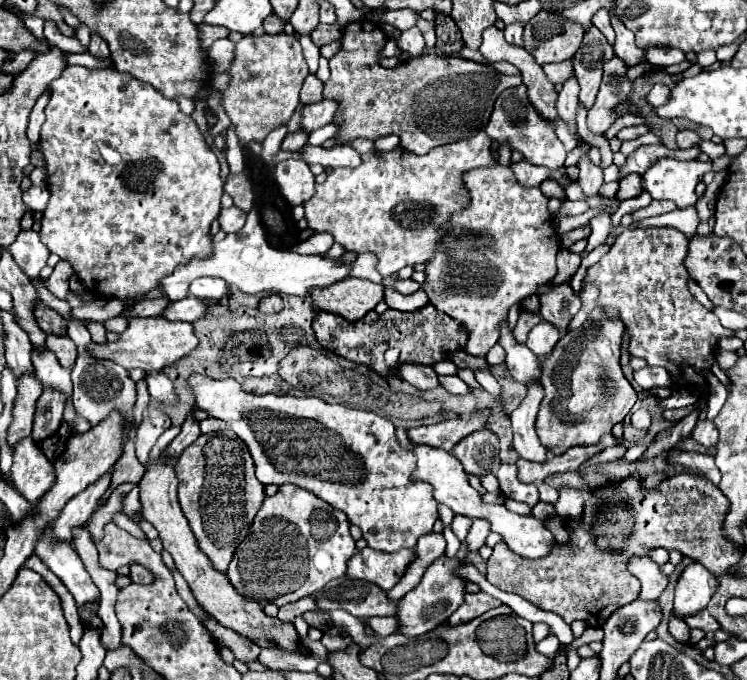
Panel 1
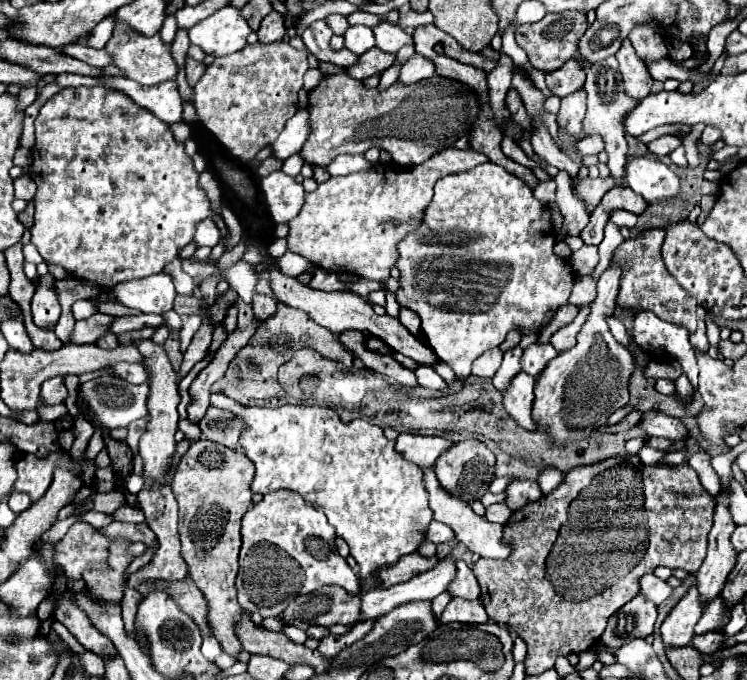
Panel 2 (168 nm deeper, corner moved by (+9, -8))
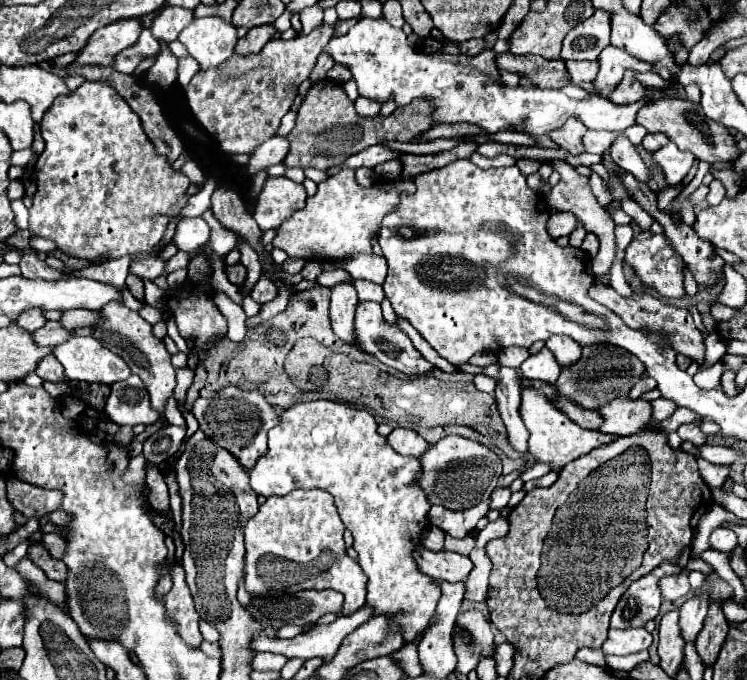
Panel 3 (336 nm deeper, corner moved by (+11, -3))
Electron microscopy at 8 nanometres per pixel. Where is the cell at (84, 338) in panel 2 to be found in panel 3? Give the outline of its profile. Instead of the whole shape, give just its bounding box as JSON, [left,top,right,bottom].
[34,322,72,346]

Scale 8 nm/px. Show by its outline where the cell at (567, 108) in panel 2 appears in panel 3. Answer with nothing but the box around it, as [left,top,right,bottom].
[550,118,586,156]

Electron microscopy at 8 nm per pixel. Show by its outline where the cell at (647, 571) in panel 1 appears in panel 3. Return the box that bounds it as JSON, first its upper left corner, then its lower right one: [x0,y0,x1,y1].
[660,574,690,600]

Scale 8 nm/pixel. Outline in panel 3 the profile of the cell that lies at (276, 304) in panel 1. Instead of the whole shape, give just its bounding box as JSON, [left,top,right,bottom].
[250,276,276,304]

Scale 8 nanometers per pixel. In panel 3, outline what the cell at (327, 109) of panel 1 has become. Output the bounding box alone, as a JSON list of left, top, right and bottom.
[248,136,290,174]

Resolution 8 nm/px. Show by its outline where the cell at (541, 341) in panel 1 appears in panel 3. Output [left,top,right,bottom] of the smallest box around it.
[520,346,560,384]

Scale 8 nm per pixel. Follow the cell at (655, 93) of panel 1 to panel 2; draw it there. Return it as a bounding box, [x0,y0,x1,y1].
[584,57,636,187]

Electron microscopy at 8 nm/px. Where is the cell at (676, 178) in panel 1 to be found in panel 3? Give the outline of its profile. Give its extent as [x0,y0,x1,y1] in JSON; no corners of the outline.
[610,136,652,182]

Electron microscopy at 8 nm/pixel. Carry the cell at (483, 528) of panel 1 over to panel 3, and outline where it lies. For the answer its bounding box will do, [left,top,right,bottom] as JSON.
[252,604,374,662]

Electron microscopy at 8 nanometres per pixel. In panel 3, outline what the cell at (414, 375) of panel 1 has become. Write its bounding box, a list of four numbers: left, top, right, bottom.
[330,284,358,346]

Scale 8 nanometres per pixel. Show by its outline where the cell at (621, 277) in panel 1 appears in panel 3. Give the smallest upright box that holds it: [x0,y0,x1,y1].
[624,232,686,298]

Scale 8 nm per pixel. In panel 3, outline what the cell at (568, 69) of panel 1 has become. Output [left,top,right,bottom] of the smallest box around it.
[566,62,598,86]

